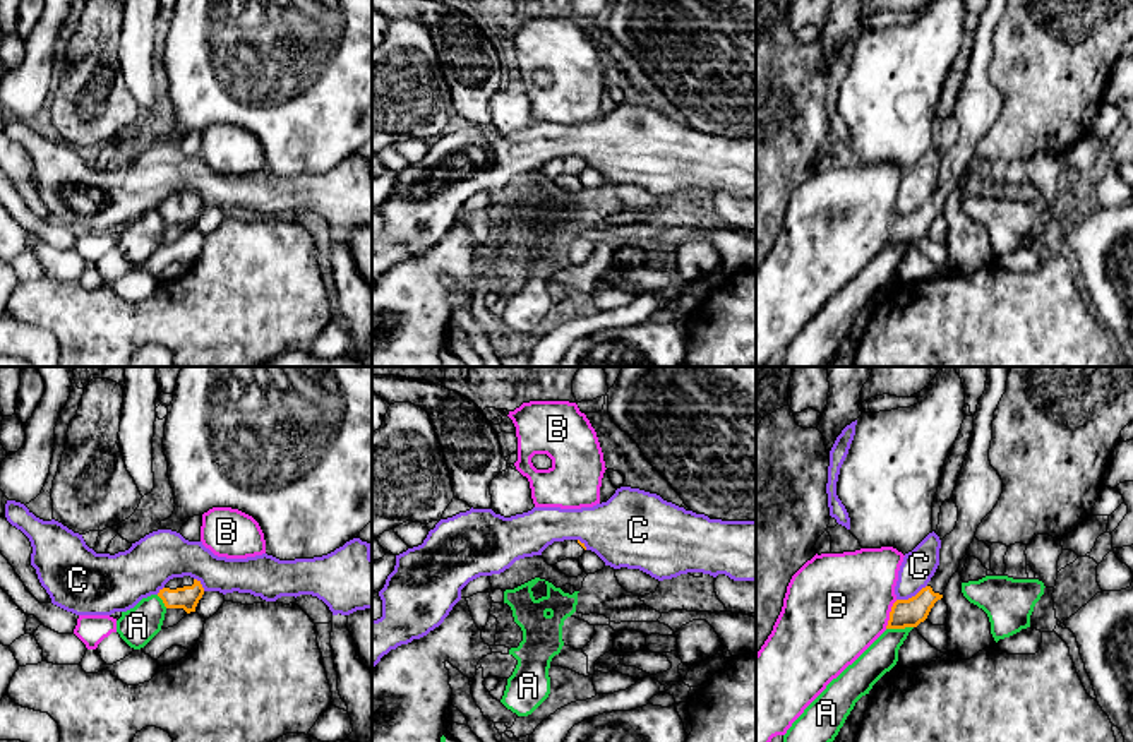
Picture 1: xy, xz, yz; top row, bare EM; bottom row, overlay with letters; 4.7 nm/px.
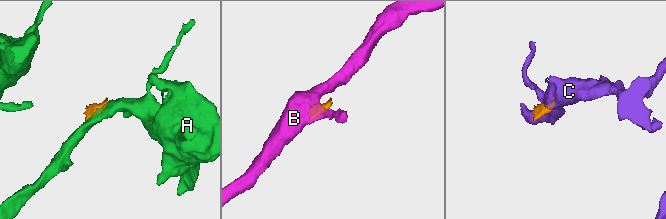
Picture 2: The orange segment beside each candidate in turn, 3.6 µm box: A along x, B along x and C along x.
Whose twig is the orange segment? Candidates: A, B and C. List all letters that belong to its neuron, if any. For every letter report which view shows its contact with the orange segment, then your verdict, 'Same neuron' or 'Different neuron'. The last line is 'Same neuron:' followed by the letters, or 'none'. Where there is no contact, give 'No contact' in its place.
A: Touches orange in yz. Different neuron
B: Touches orange in yz. Different neuron
C: Touches orange in yz. Different neuron
Same neuron: none

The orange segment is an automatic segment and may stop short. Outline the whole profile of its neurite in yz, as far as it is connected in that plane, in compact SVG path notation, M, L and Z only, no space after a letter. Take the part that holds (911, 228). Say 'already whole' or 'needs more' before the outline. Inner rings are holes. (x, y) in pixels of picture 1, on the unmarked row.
needs more; M986 0L974 31L968 67L951 113L958 123L956 142L941 156L939 182L927 202L915 212L893 219L886 245L917 243L927 235L934 219L943 214L951 192L958 187L960 177L967 171L979 141L999 117L1003 96L991 82L989 65L994 27L1004 9L1006 0Z

